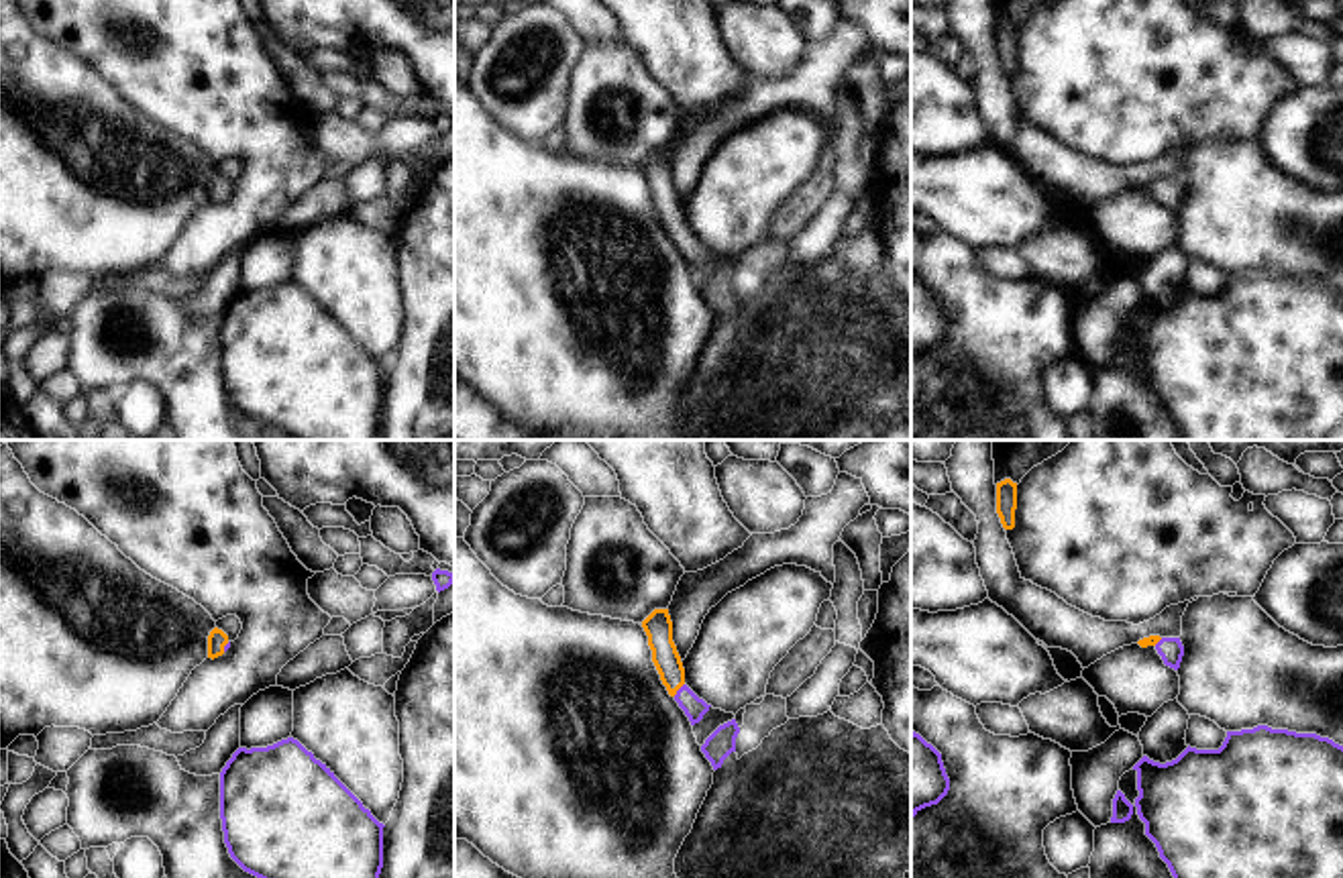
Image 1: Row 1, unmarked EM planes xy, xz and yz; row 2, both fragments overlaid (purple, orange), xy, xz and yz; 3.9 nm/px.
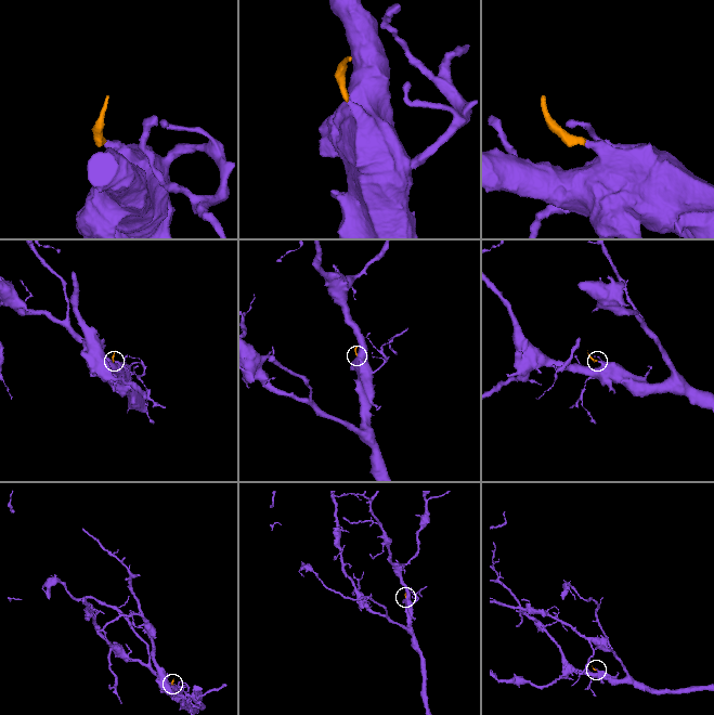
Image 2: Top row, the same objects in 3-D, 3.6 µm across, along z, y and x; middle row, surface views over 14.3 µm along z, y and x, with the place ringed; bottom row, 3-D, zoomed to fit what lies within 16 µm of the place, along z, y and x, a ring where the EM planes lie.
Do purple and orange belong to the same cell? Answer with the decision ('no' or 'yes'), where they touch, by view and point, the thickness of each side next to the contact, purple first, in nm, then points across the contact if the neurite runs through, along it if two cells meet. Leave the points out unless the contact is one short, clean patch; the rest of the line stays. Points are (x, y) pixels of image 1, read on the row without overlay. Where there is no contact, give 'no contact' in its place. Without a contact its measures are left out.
yes; meets purple in xz at (679, 233); 90 nm thick on the purple side, 110 nm on the other; runs through xz (693, 251), (679, 233), (659, 174)

